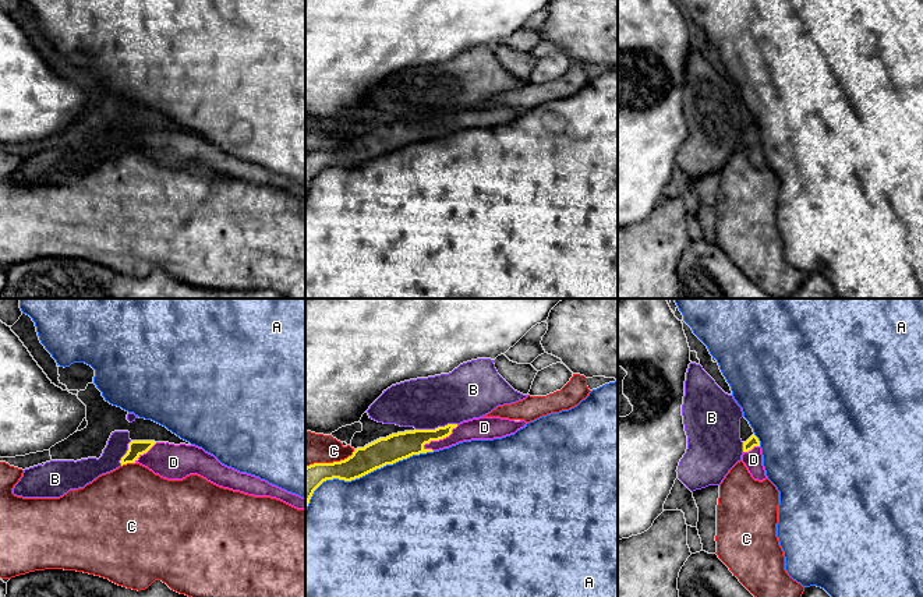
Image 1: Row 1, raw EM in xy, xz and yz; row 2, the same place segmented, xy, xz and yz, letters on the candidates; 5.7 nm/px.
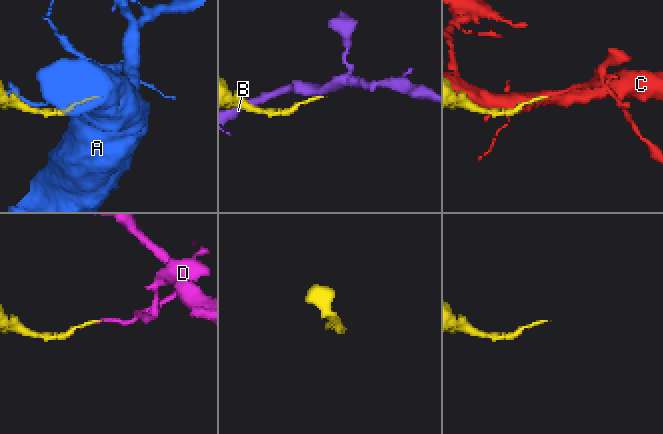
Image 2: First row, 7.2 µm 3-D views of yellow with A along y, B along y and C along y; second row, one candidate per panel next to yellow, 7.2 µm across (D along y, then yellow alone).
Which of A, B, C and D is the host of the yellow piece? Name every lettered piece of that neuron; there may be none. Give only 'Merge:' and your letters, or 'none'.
Merge: D

